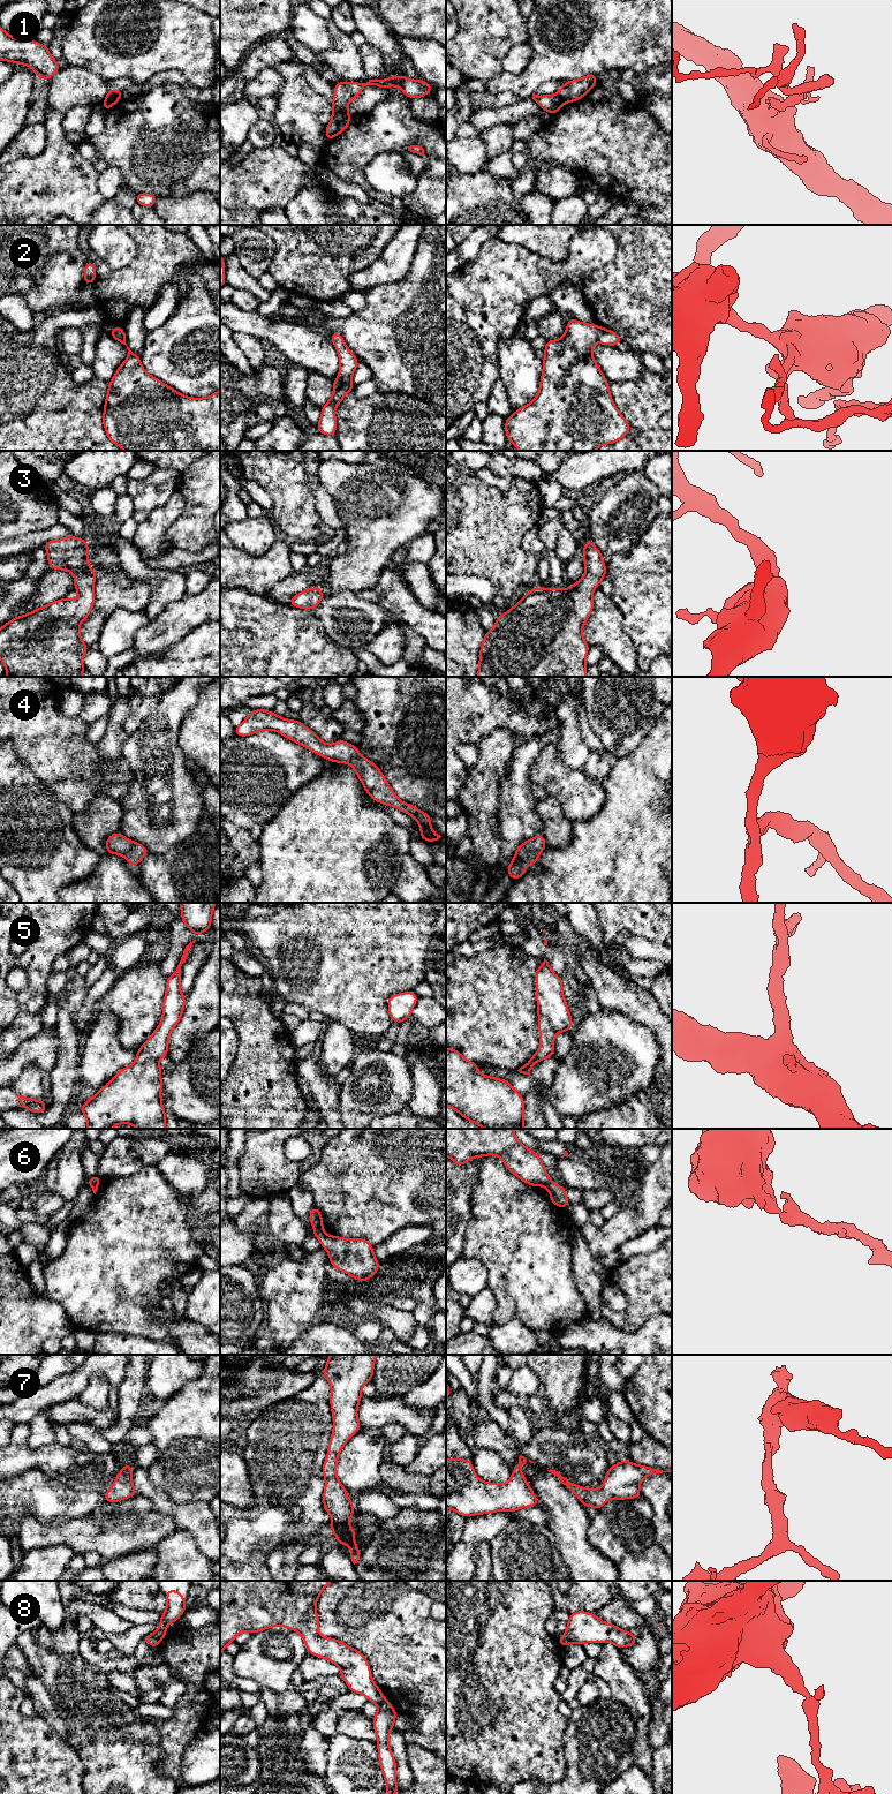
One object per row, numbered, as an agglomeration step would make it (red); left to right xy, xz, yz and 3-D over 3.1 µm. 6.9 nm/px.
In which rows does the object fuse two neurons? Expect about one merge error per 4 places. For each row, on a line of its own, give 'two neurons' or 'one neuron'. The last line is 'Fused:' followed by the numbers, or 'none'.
1: two neurons
2: two neurons
3: one neuron
4: one neuron
5: one neuron
6: two neurons
7: one neuron
8: two neurons
Fused: 1, 2, 6, 8

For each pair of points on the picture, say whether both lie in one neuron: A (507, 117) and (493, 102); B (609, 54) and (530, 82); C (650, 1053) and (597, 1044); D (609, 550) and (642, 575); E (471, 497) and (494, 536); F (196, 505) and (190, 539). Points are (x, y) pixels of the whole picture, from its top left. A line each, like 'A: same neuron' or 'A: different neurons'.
A: different neurons
B: same neuron
C: same neuron
D: different neurons
E: same neuron
F: same neuron

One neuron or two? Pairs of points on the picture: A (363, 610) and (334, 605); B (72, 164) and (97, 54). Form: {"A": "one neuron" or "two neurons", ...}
{"A": "one neuron", "B": "two neurons"}

